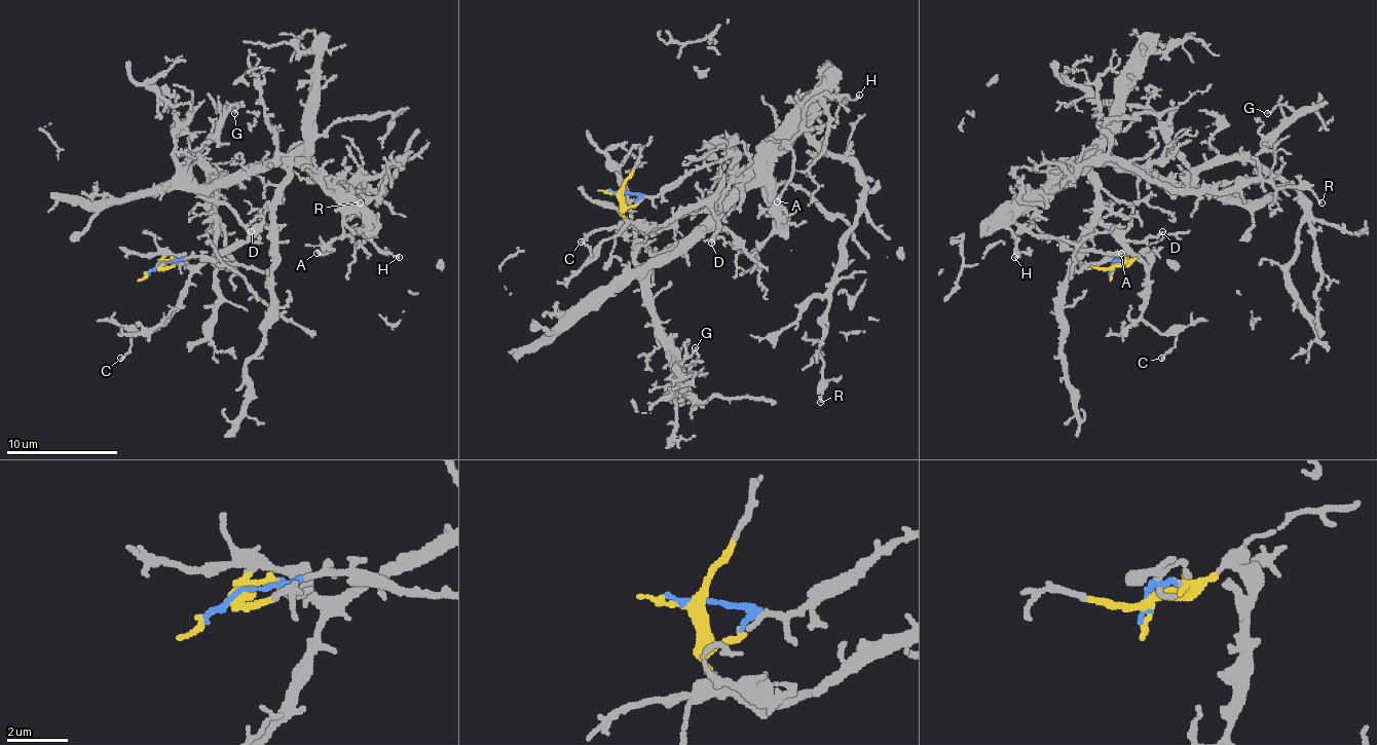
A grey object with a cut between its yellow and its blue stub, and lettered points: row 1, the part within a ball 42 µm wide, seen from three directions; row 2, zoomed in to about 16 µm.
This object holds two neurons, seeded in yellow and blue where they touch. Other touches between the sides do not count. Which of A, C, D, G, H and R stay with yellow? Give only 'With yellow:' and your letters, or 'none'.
With yellow: C, D

